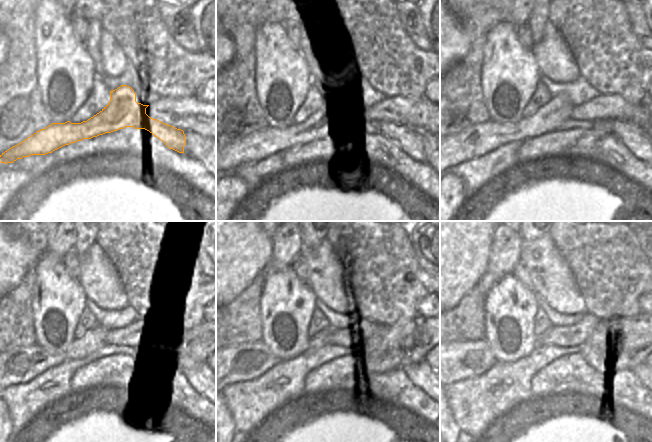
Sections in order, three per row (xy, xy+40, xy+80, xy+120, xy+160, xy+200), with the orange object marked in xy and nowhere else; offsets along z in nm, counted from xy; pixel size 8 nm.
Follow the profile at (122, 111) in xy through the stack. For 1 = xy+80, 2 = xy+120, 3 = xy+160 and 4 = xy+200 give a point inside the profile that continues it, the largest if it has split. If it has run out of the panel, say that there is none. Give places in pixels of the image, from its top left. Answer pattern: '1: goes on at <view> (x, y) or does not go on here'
1: goes on at xy+80 (473, 142)
2: goes on at xy+120 (20, 365)
3: goes on at xy+160 (245, 362)
4: goes on at xy+200 (461, 360)

